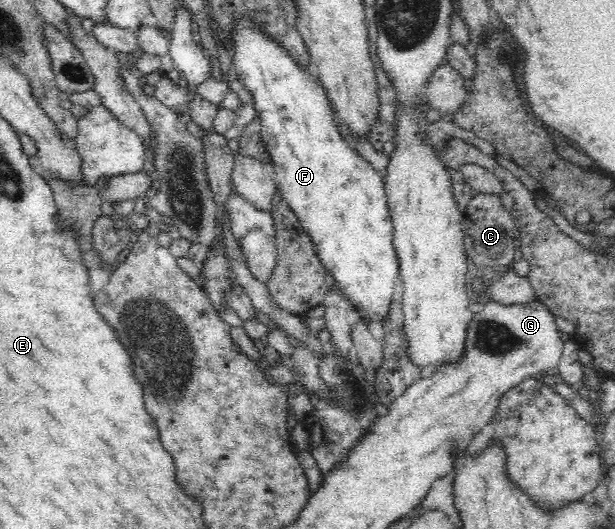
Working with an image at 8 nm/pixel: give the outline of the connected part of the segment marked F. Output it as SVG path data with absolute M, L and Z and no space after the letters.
M239 19L234 25L231 67L252 97L251 105L261 122L259 136L266 145L277 175L278 191L307 231L320 264L335 277L340 292L349 304L353 303L363 313L377 313L385 317L395 293L400 264L394 247L394 226L381 173L341 136L337 119L334 118L334 108L318 76L304 71L279 43L271 36L264 35L251 19Z

